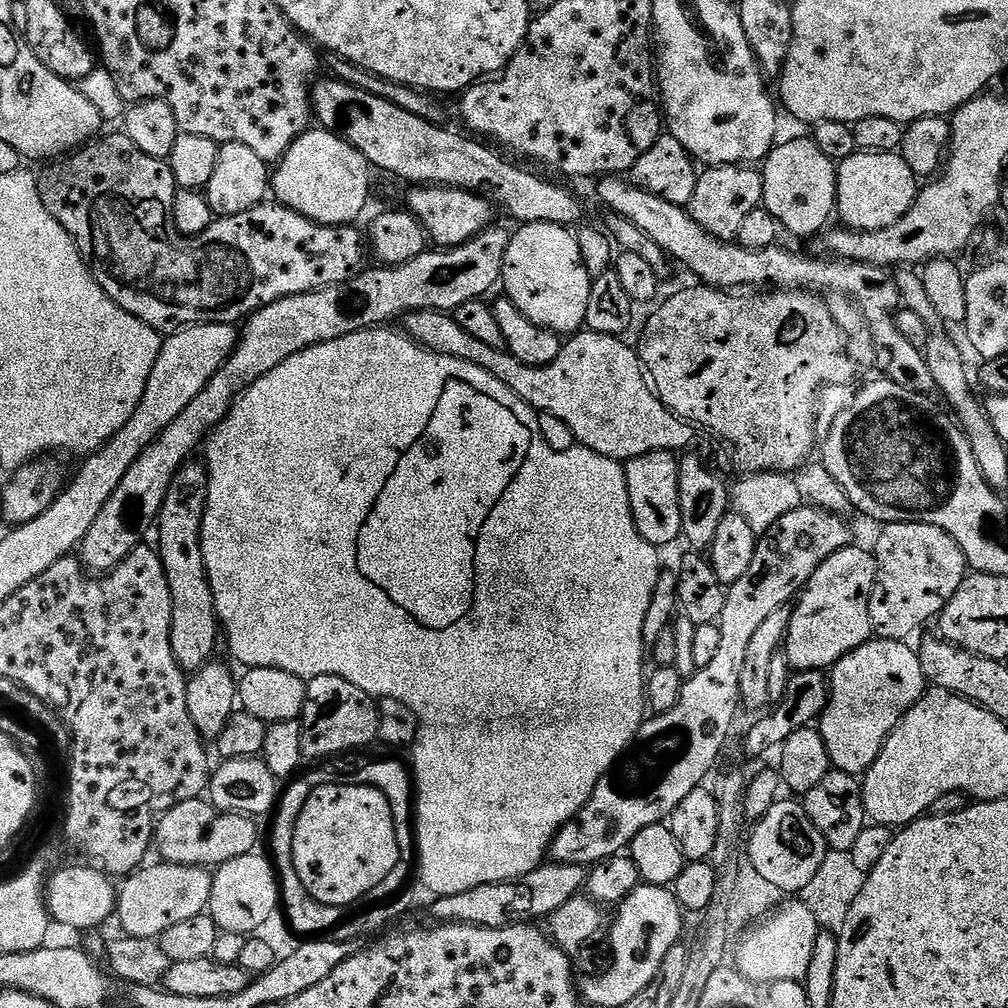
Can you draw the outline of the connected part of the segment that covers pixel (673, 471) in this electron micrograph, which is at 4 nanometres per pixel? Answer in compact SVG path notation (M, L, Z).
M651 452L635 456L634 459L624 464L626 474L626 490L630 494L630 510L634 514L634 526L646 542L650 542L655 548L667 549L667 544L672 544L682 536L682 510L680 509L680 495L678 494L678 474L680 462L677 453Z

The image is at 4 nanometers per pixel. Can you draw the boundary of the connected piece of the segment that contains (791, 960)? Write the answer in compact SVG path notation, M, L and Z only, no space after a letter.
M788 898L747 925L734 948L734 966L749 981L767 986L774 981L802 982L810 968L814 944L822 928L808 906L798 898Z

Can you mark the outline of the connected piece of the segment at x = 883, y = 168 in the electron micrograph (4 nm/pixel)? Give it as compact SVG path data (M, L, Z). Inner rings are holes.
M862 152L839 161L836 169L836 212L843 223L856 232L873 232L894 226L916 200L918 177L895 152Z

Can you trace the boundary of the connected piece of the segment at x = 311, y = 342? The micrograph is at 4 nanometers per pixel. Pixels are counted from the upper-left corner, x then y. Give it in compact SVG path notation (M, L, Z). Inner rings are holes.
M499 226L485 228L458 247L425 250L405 264L392 267L373 266L369 272L357 272L345 284L331 284L329 288L287 296L252 313L243 325L245 328L240 332L235 350L218 374L210 378L202 394L198 394L198 398L138 454L130 470L126 470L126 478L118 482L118 490L110 494L110 502L102 506L102 514L94 518L94 526L86 530L86 538L78 549L80 563L89 573L107 574L123 564L135 548L141 547L143 540L140 539L151 524L153 527L157 523L170 482L174 482L181 466L189 463L191 456L188 455L207 441L228 416L240 393L258 382L258 378L270 374L274 366L282 366L286 358L294 358L294 354L319 344L346 338L346 334L378 328L418 310L454 312L465 302L485 297L503 277L508 238L507 230Z

